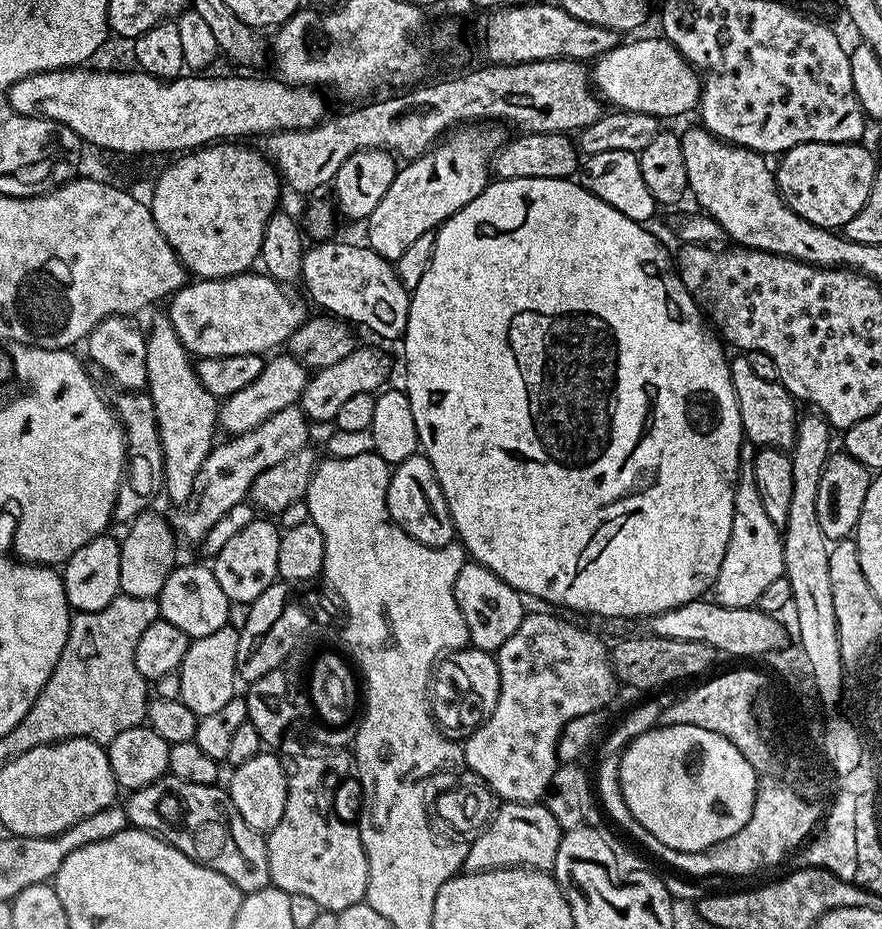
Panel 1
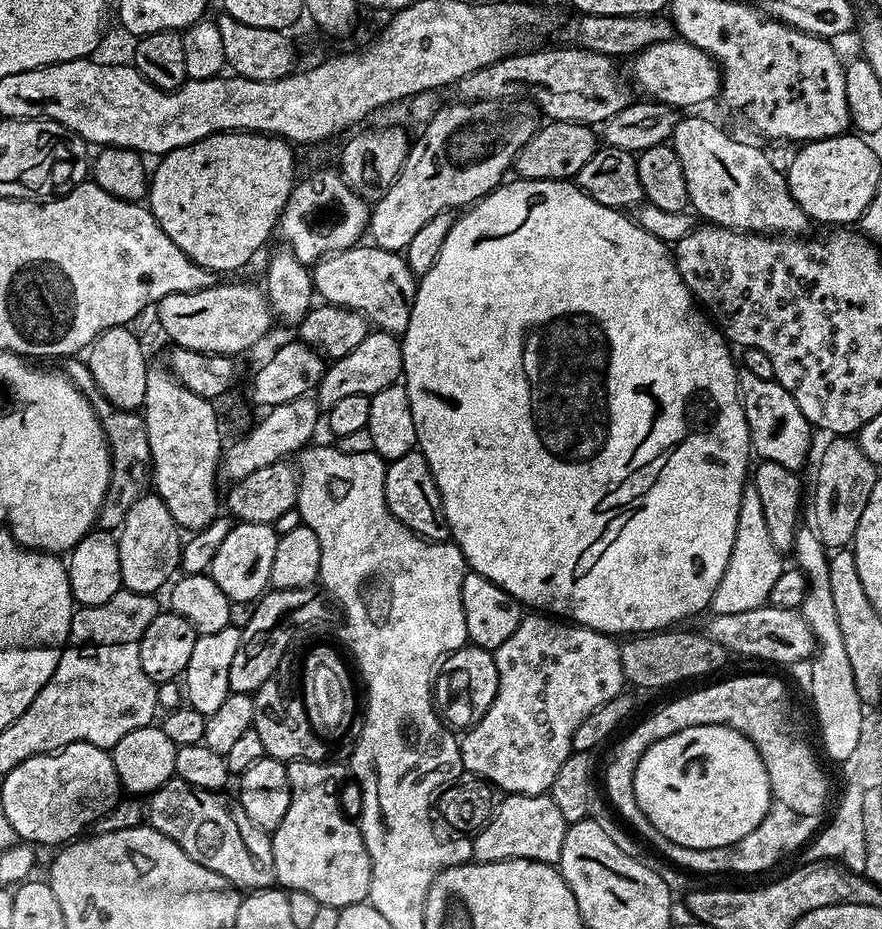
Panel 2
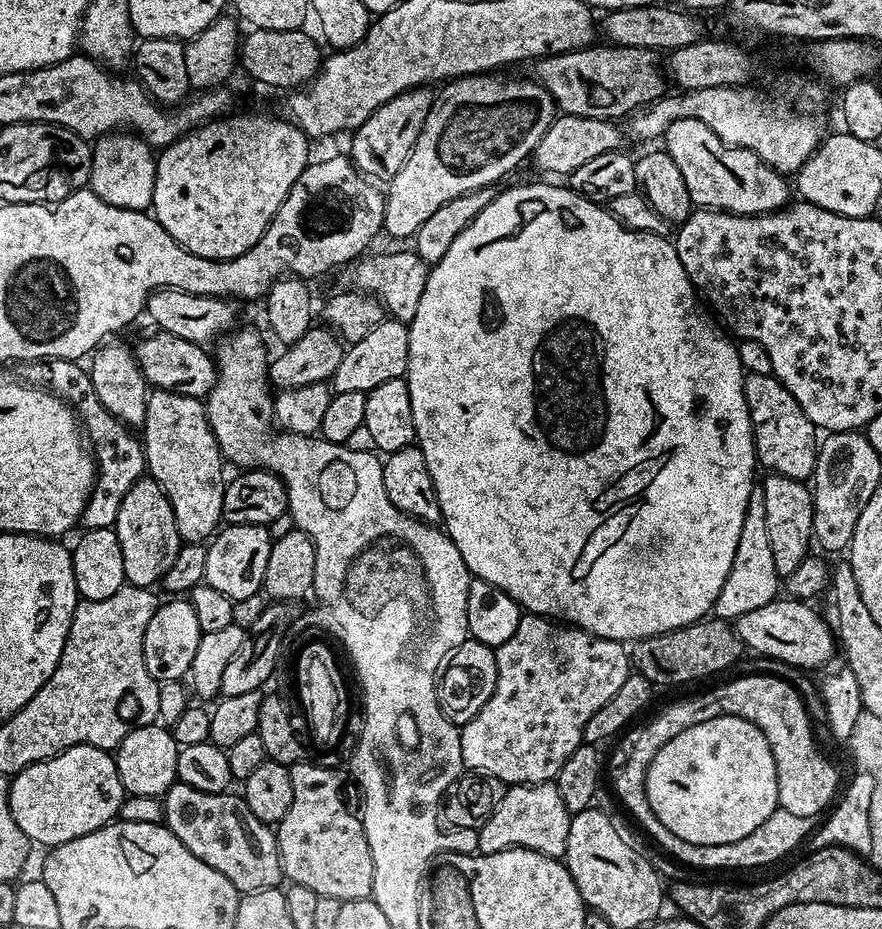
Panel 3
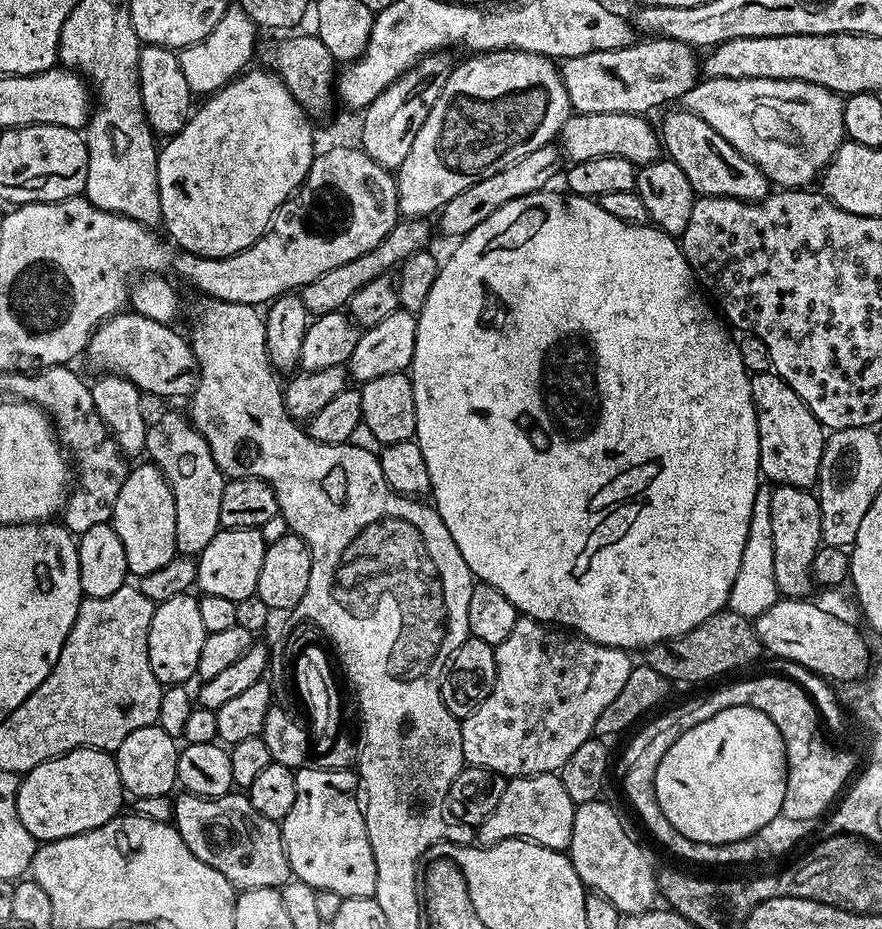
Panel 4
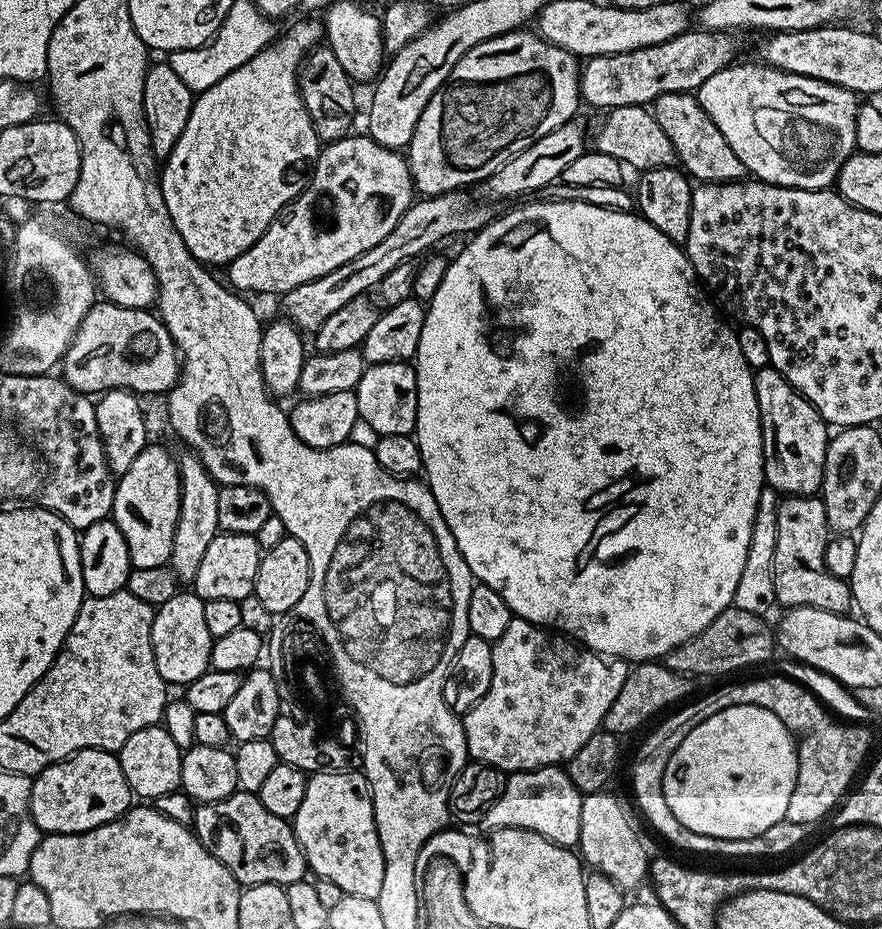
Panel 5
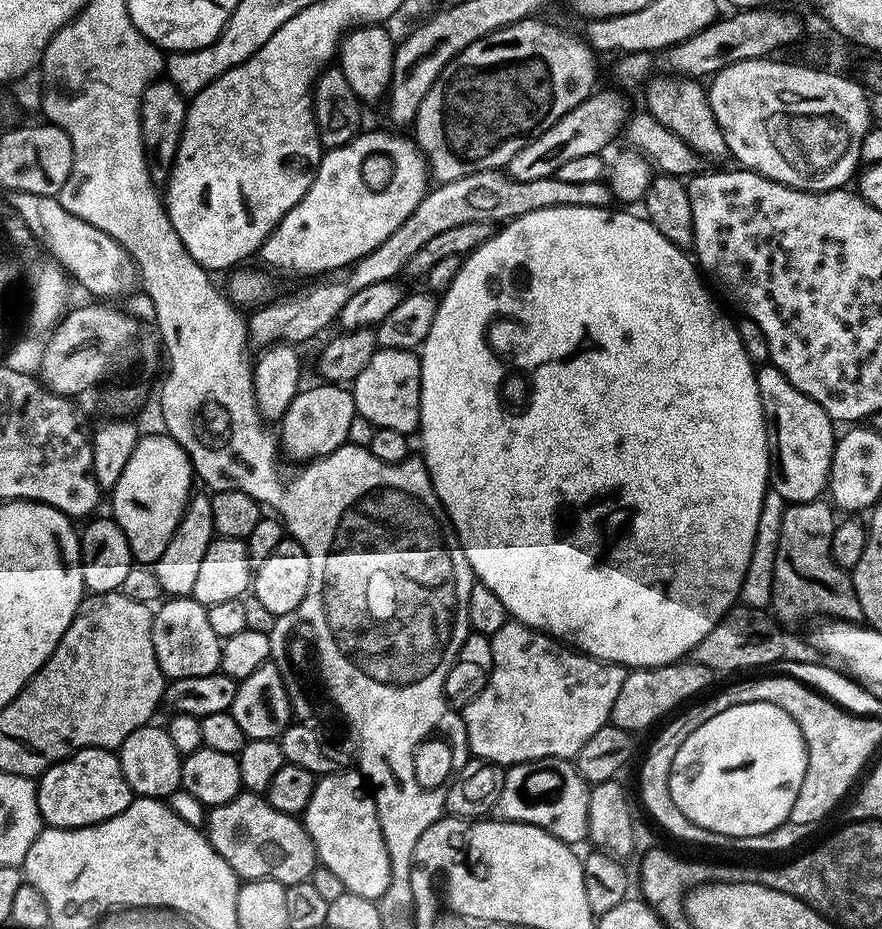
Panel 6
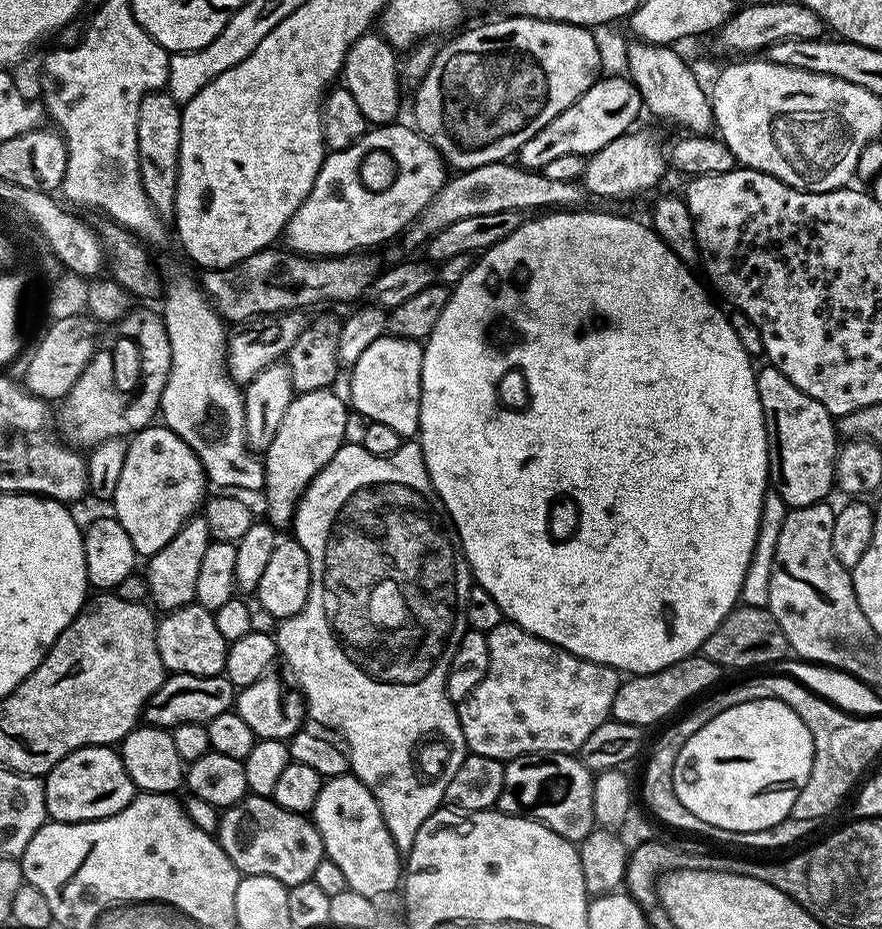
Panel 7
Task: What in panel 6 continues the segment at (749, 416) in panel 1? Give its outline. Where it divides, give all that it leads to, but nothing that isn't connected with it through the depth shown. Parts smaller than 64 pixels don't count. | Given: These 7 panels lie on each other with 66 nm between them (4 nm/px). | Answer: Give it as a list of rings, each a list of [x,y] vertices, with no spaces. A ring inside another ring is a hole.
[[[771,366],[756,368],[756,381],[758,394],[762,398],[764,407],[764,420],[768,424],[768,478],[770,487],[778,490],[788,504],[801,504],[811,500],[821,499],[825,495],[830,474],[830,462],[836,449],[838,432],[835,432],[832,417],[818,406],[802,390],[798,390],[784,377],[778,369]]]

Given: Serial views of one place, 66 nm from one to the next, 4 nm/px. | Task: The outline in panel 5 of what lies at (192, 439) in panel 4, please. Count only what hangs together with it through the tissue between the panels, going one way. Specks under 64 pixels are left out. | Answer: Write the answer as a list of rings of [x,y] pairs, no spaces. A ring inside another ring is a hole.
[[[191,450],[179,453],[178,465],[180,468],[180,509],[178,510],[178,526],[174,530],[174,546],[172,547],[172,558],[170,567],[176,574],[177,581],[195,581],[198,574],[198,566],[210,542],[220,532],[218,526],[218,494],[220,488],[212,475],[202,466],[202,462]]]

